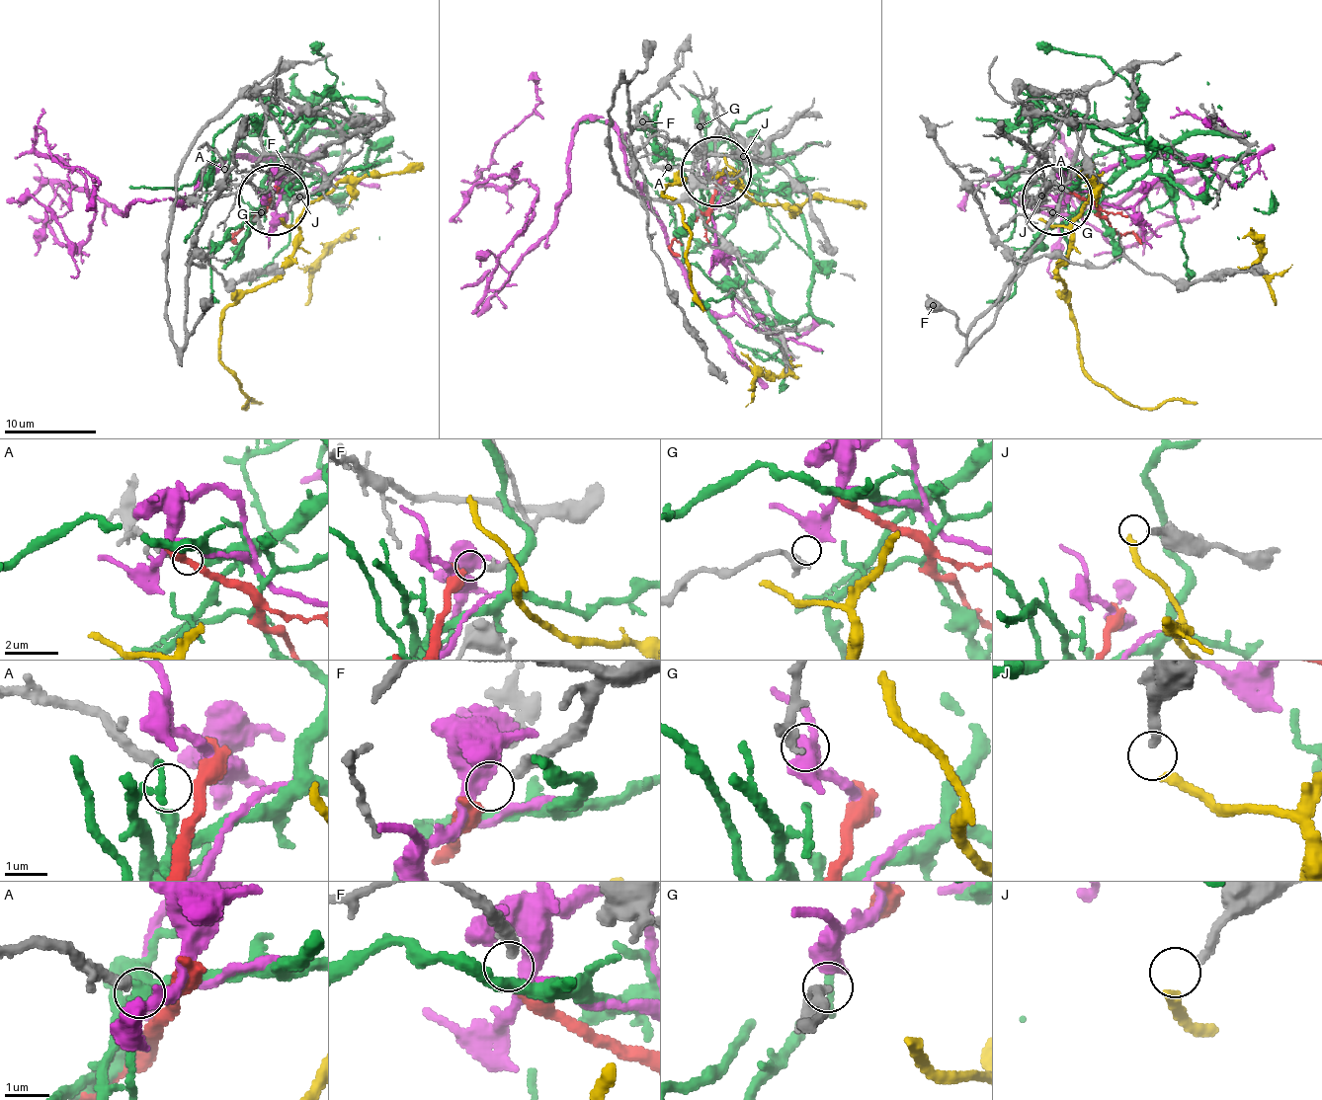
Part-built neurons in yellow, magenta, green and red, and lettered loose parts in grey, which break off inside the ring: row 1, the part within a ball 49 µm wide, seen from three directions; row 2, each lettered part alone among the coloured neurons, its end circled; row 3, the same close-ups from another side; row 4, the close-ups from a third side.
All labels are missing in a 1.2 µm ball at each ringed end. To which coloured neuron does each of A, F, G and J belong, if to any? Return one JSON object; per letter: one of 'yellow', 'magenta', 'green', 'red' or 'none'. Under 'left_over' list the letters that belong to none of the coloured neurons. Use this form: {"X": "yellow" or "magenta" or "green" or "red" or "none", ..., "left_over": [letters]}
{"A": "green", "F": "red", "G": "none", "J": "yellow", "left_over": ["G"]}

